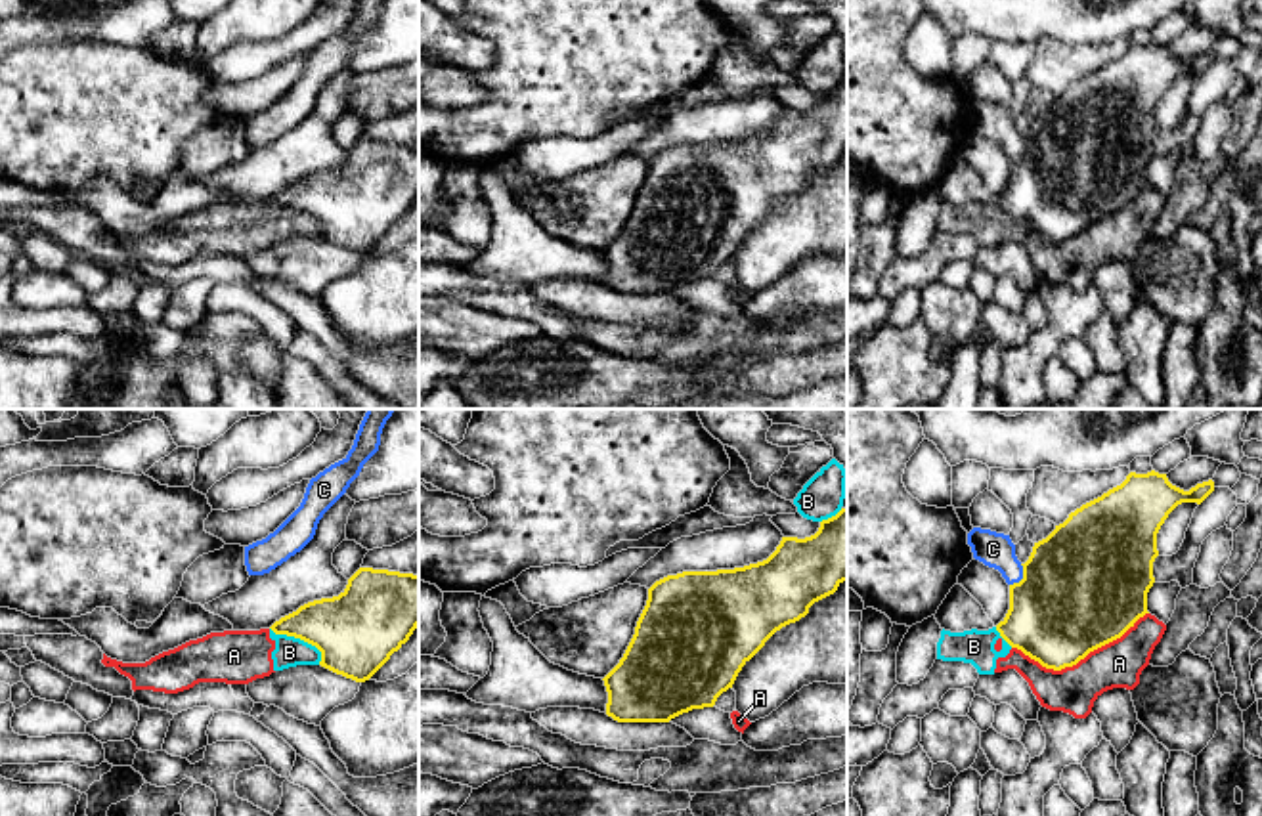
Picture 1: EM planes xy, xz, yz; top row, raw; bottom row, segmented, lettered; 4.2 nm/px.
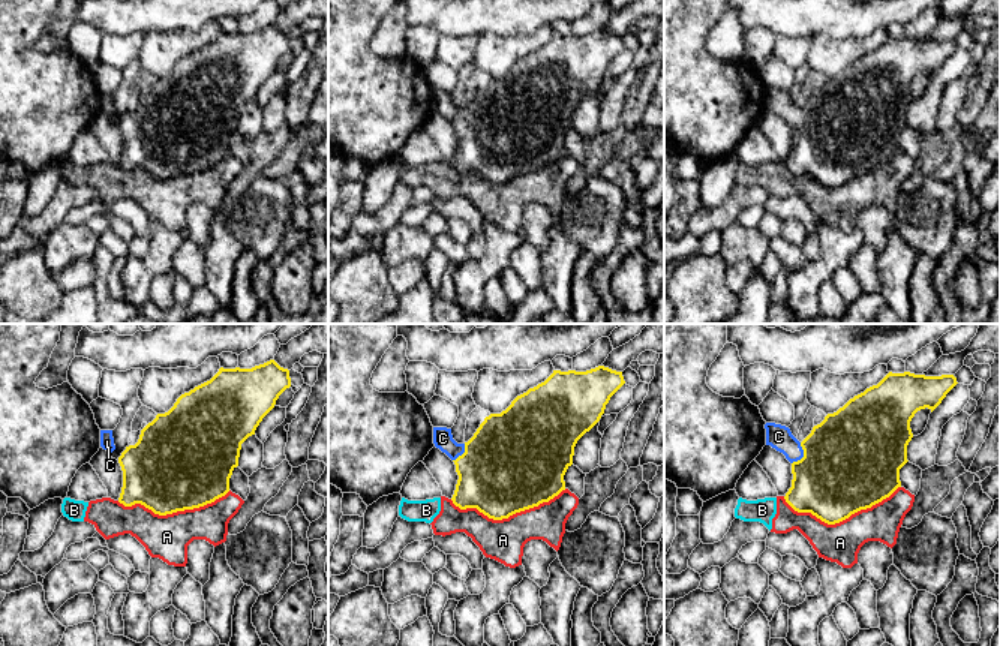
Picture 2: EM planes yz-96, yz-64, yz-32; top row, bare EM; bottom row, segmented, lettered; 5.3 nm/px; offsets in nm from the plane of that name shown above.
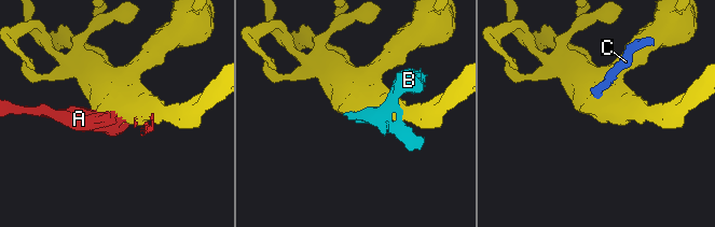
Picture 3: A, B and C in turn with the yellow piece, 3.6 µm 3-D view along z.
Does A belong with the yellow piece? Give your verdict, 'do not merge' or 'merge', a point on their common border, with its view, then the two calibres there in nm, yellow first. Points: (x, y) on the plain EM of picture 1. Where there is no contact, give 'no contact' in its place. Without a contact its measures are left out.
do not merge | yz (1079, 232) | 460/200 nm

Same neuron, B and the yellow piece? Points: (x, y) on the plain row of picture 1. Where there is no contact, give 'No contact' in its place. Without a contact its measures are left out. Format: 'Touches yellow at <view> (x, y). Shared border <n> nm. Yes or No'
Touches yellow at xy (301, 211). Shared border 260 nm. No

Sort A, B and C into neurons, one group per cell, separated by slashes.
A B / C

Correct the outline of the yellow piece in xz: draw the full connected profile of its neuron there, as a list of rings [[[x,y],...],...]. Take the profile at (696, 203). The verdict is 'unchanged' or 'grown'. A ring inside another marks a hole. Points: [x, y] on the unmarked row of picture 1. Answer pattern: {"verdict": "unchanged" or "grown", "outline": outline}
{"verdict": "unchanged", "outline": [[[847,80],[822,92],[811,109],[782,109],[763,134],[734,141],[683,143],[656,153],[648,161],[646,178],[623,229],[602,250],[608,264],[606,287],[618,294],[669,294],[692,281],[713,279],[776,203],[805,189],[815,174],[834,166],[843,153],[847,153]]]}

